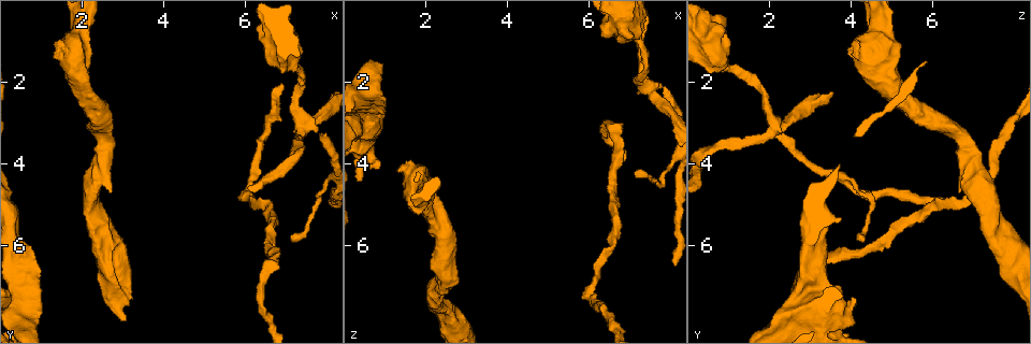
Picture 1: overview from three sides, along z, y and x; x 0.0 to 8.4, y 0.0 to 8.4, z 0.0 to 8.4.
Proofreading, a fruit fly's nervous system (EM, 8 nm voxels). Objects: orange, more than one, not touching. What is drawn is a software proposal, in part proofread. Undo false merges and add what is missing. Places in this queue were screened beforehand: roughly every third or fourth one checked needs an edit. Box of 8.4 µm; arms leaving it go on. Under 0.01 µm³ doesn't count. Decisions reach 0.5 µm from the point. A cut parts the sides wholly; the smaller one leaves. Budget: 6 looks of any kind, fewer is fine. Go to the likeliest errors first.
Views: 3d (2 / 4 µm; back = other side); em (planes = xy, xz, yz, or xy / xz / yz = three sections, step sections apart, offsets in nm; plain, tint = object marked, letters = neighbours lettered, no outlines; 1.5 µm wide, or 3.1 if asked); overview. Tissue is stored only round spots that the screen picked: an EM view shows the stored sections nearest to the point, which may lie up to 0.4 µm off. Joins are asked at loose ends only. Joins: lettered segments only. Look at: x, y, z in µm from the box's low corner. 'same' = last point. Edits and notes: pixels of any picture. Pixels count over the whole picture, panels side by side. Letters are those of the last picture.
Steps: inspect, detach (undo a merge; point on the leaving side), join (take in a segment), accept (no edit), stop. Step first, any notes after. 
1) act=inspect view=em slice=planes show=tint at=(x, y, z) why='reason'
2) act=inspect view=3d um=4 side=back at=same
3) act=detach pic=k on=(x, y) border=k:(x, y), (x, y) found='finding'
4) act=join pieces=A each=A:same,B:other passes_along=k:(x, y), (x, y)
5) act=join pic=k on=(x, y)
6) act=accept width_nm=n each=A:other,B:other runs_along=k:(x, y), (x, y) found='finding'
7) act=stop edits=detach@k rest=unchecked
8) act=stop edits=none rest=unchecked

act=inspect view=3d um=2 at=(7.35, 3.00, 2.10)

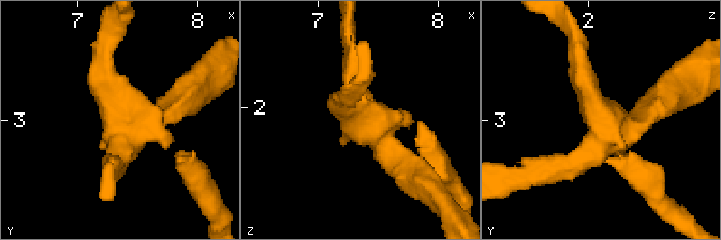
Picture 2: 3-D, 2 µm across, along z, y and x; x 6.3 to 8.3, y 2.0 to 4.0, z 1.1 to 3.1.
act=inspect view=em slice=xz step=4 show=letters at=(7.38, 2.98, 2.12) arms=3 arm_widths_nm=170,180,240

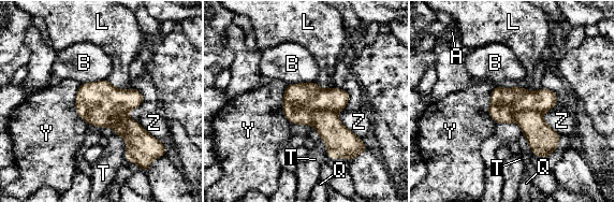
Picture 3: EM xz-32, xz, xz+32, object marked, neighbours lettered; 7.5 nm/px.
act=detach pic=3 on=(541, 139) each=A:other,B:other,L:other,Q:other,T:other,Y:other,Z:other border=3:(542, 113), (518, 110), (513, 119) found='a second cell is stuck on'

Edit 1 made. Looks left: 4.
act=inspect view=3d um=4 at=(0.65, 7.25, 4.00) why='free end'

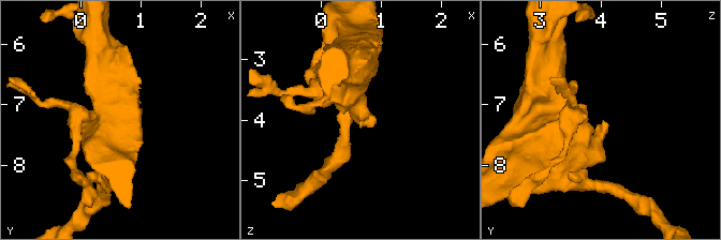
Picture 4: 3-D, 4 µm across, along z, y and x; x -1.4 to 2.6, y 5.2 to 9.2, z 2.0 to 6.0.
act=inspect view=em slice=yz step=4 show=tint at=(0.70, 7.30, 4.00) why='now the EM'

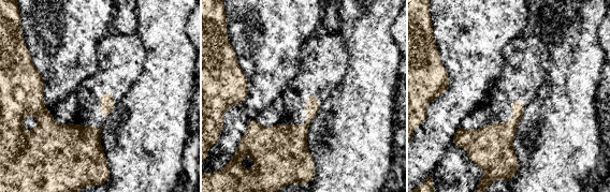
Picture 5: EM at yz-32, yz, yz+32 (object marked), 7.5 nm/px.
act=inspect view=em slice=planes show=letters at=same why='another direction'

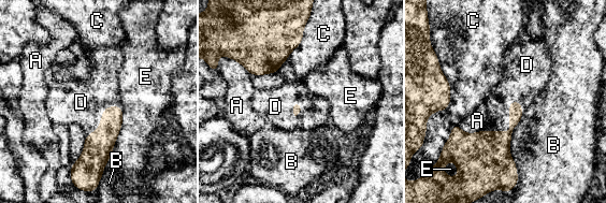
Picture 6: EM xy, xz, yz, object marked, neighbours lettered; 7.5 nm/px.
act=join pieces=D longest_contact=B:480nm each=A:other,B:other,C:other,D:same,E:other found='it goes on there'

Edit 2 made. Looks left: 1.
act=stop edits=detach@3,join@6 rest=unchecked

